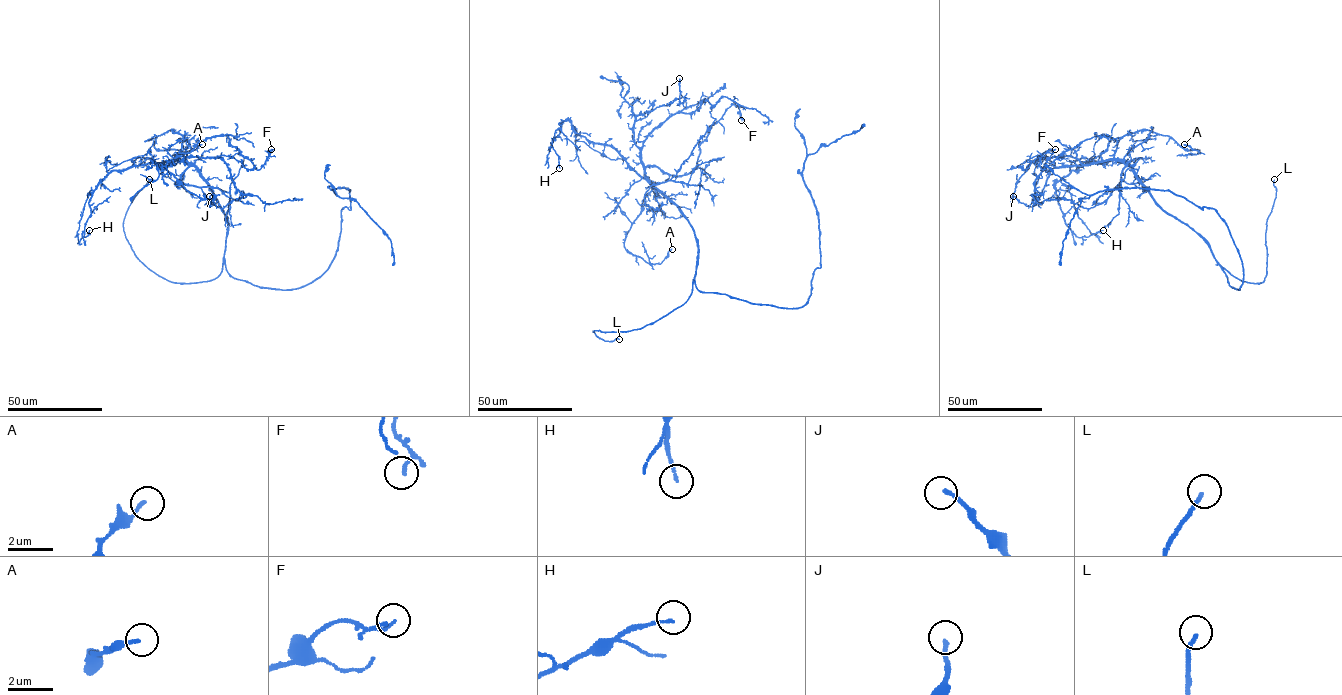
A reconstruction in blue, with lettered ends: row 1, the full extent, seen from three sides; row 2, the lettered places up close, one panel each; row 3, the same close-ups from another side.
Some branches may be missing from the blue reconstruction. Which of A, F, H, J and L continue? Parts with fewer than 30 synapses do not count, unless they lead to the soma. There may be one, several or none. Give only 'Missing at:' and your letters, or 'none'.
Missing at: L

